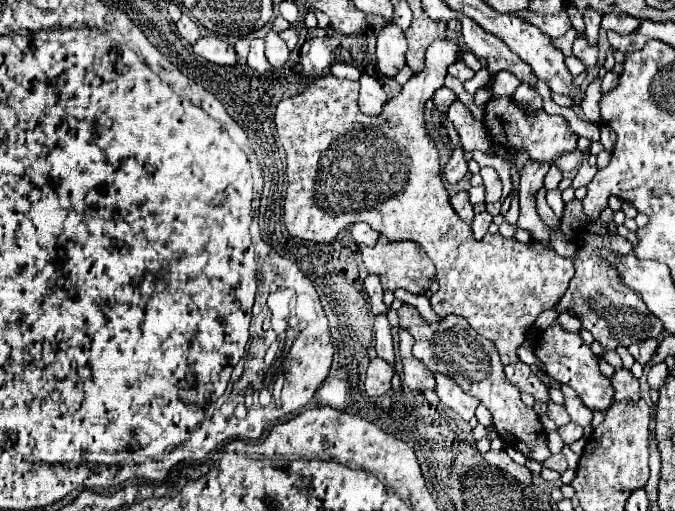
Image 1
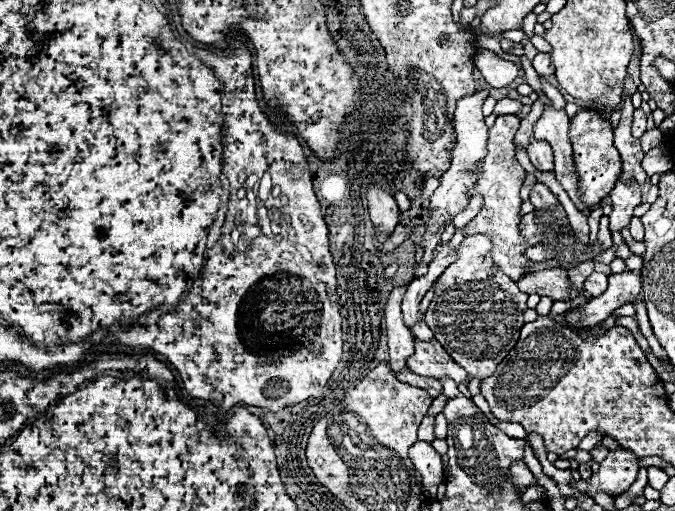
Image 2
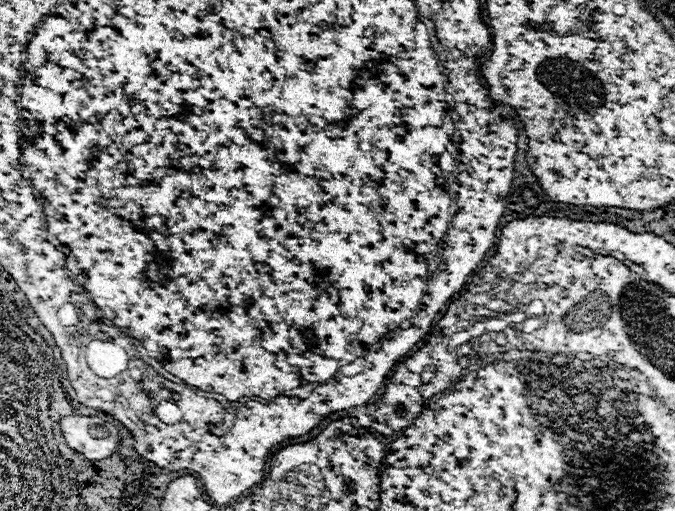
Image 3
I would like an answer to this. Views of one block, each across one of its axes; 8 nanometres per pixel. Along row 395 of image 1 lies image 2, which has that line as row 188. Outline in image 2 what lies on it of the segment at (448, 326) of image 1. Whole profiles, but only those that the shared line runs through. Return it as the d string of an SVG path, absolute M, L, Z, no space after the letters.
M498 116L496 124L489 128L488 154L480 162L480 176L478 176L474 188L470 188L470 196L480 194L484 202L482 202L478 216L468 226L462 228L466 232L466 236L472 236L472 234L490 236L490 240L492 240L490 256L502 272L512 276L512 280L520 280L528 272L528 266L526 266L528 258L524 256L524 248L528 244L522 242L520 232L518 232L518 224L520 224L518 210L522 206L518 192L526 178L524 168L514 158L514 148L516 148L514 136L516 136L518 126L520 126L520 122L514 116Z

